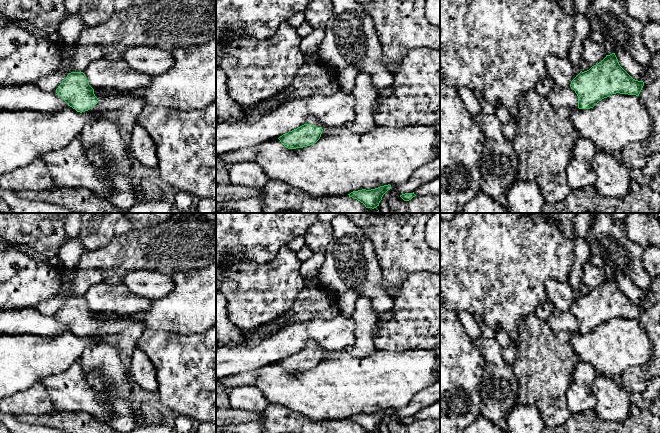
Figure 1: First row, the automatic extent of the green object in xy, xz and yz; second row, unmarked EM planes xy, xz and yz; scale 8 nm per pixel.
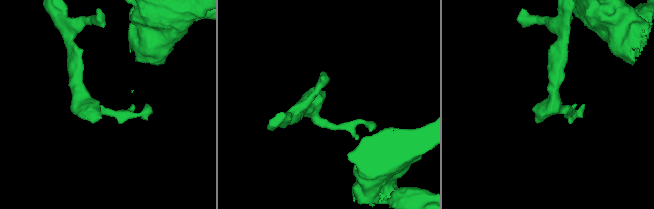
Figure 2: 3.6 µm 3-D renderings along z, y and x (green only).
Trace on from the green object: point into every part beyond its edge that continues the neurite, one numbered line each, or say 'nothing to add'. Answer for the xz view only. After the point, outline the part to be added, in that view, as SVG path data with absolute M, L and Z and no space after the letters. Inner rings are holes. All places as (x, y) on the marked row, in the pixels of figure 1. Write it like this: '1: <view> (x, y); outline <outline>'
1: xz (313, 121); outline M309 118L306 121L306 124L311 124L311 125L316 126L316 127L321 127L321 123L316 118Z

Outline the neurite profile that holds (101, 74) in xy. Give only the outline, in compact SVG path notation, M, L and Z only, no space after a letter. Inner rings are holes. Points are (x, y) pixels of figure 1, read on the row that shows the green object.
M105 57L91 62L83 73L93 89L114 89L120 94L144 88L152 79L152 76L148 74L134 71L124 59L114 61Z

